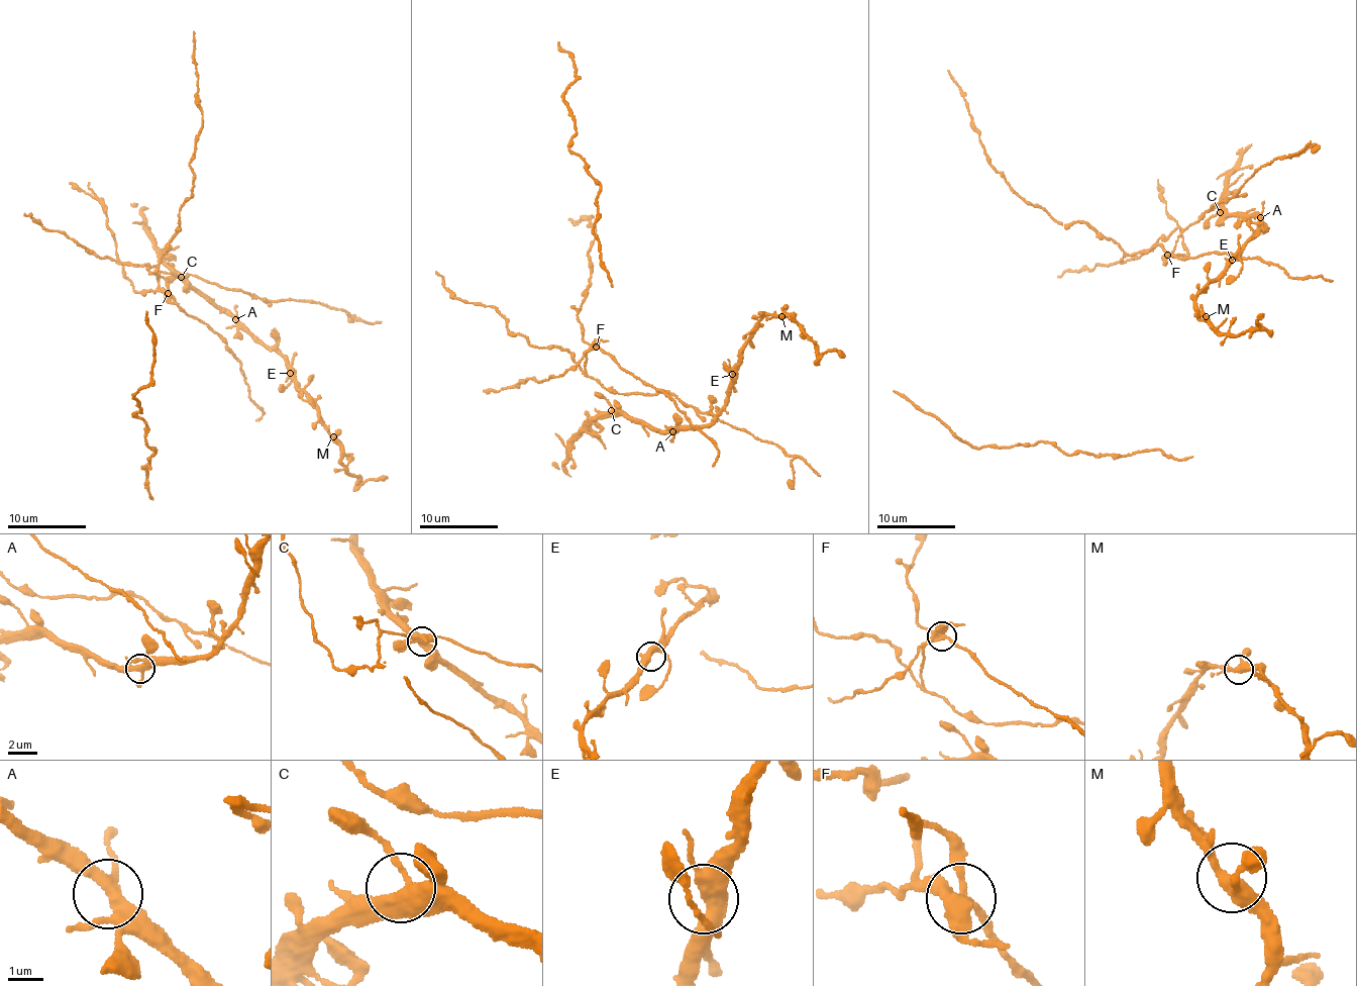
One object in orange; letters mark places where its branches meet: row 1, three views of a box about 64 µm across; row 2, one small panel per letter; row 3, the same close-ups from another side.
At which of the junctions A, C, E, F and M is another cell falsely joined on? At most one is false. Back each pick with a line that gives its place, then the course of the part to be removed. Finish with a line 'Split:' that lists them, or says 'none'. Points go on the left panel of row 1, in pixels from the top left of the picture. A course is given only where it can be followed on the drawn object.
F: place (168, 293); course (169, 293), (158, 288), (157, 275), (162, 272), (201, 277), (268, 301), (320, 302), (355, 319), (381, 322)
Split: F

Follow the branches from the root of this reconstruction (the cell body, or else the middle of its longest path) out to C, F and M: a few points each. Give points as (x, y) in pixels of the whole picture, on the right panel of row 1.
C: (1229, 259), (1249, 237), (1266, 229), (1257, 216), (1252, 217), (1241, 213), (1231, 217), (1220, 212)
F: (1229, 259), (1249, 237), (1266, 230), (1257, 216), (1212, 215), (1205, 222), (1190, 224), (1166, 255)
M: (1229, 259), (1227, 271), (1196, 295), (1196, 310), (1206, 316)

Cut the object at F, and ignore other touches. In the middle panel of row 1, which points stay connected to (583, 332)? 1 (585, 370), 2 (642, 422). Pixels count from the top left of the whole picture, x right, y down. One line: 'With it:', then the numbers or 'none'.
With it: 2

